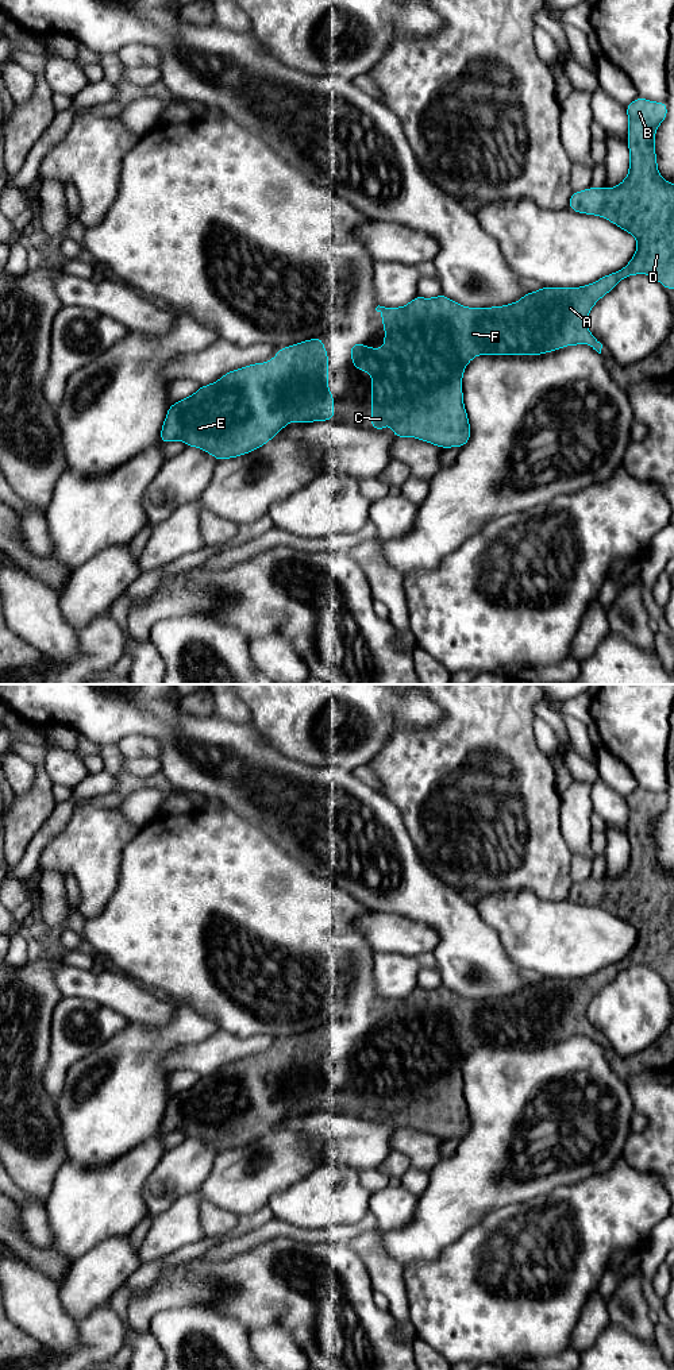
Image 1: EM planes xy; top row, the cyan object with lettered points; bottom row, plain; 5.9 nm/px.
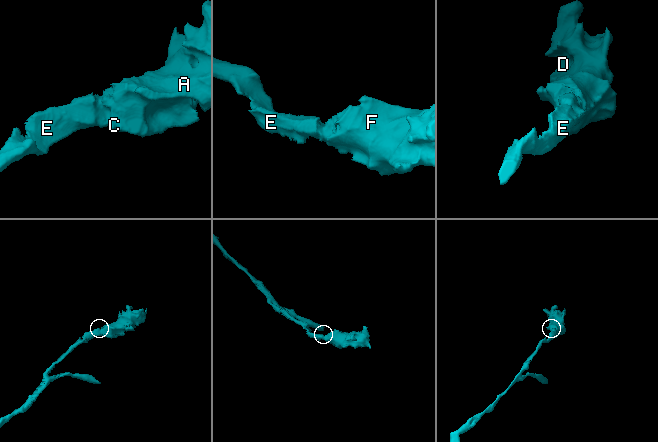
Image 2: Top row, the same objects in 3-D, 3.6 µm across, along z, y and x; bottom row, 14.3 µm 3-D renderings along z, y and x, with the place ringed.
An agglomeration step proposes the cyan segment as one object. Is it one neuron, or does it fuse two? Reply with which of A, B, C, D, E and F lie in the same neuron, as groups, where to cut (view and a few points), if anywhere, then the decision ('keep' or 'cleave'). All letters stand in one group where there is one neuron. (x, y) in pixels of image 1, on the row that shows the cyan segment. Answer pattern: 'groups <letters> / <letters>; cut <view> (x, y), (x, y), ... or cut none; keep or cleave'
groups A B C D E F; cut none; keep

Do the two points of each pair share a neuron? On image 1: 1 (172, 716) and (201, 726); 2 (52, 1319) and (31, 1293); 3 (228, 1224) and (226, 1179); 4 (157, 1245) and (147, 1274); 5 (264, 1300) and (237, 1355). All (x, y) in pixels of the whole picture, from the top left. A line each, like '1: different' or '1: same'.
1: same
2: same
3: different
4: different
5: different

